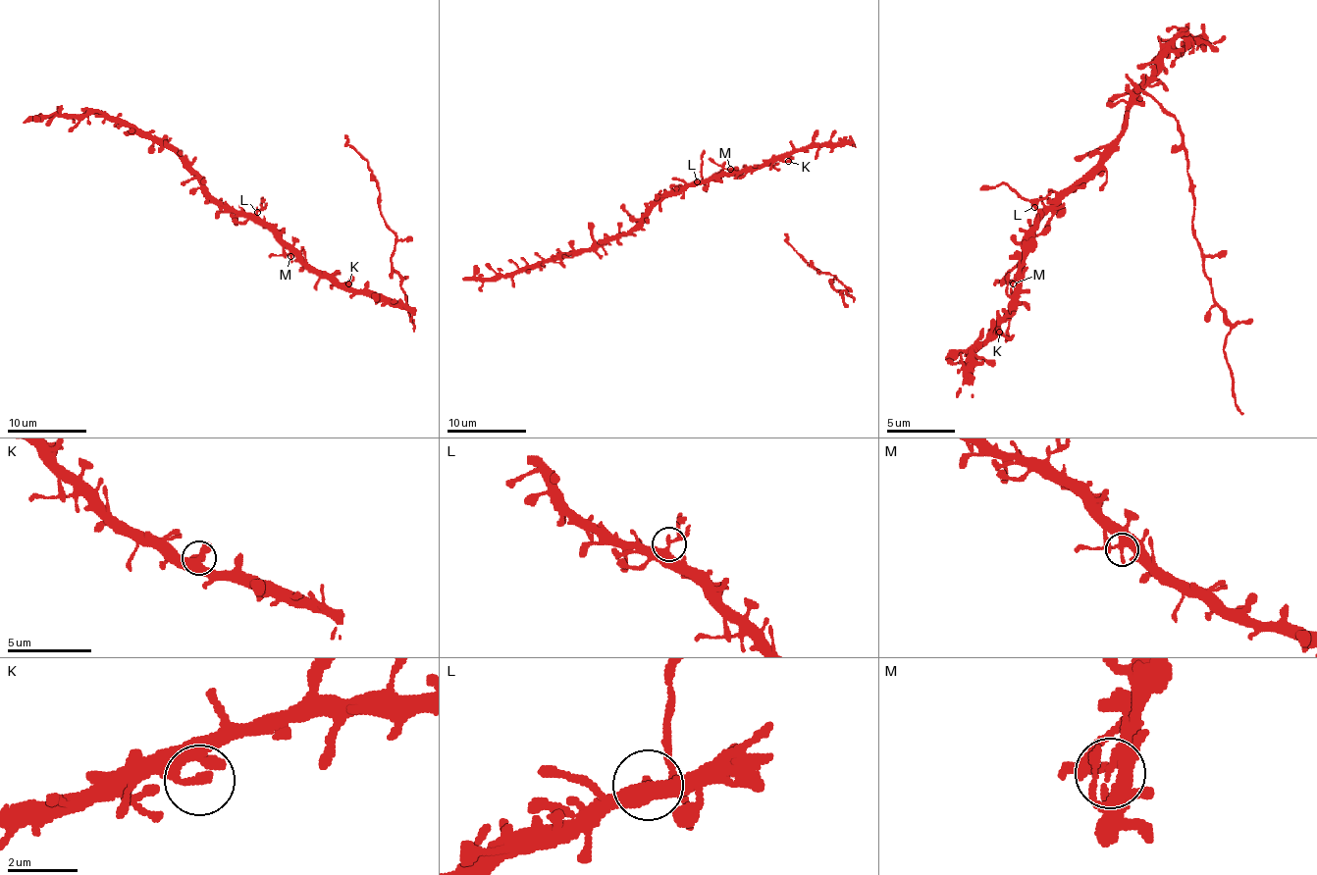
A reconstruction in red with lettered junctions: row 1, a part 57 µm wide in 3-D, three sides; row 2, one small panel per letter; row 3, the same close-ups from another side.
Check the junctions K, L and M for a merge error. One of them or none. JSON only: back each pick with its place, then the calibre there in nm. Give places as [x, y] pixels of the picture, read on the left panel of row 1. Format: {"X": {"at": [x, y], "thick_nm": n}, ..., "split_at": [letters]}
{"L": {"at": [257, 212], "thick_nm": 300}, "split_at": ["L"]}

